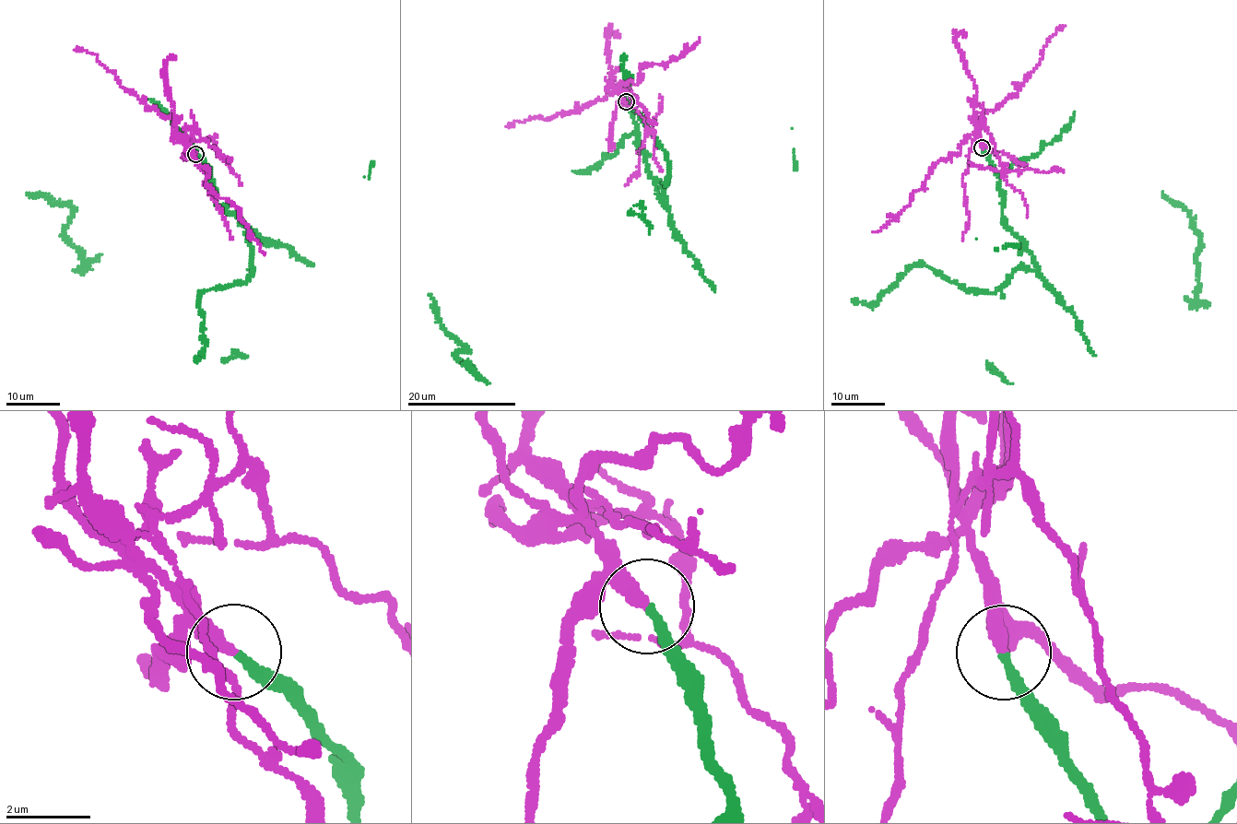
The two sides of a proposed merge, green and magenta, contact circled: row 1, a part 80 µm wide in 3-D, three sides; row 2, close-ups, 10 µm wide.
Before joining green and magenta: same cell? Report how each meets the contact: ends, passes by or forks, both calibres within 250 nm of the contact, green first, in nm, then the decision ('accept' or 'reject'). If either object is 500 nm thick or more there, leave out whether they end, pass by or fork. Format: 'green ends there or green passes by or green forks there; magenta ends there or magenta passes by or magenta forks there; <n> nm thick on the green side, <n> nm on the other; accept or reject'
green ends there; magenta ends there; 240 nm thick on the green side, 340 nm on the other; reject

